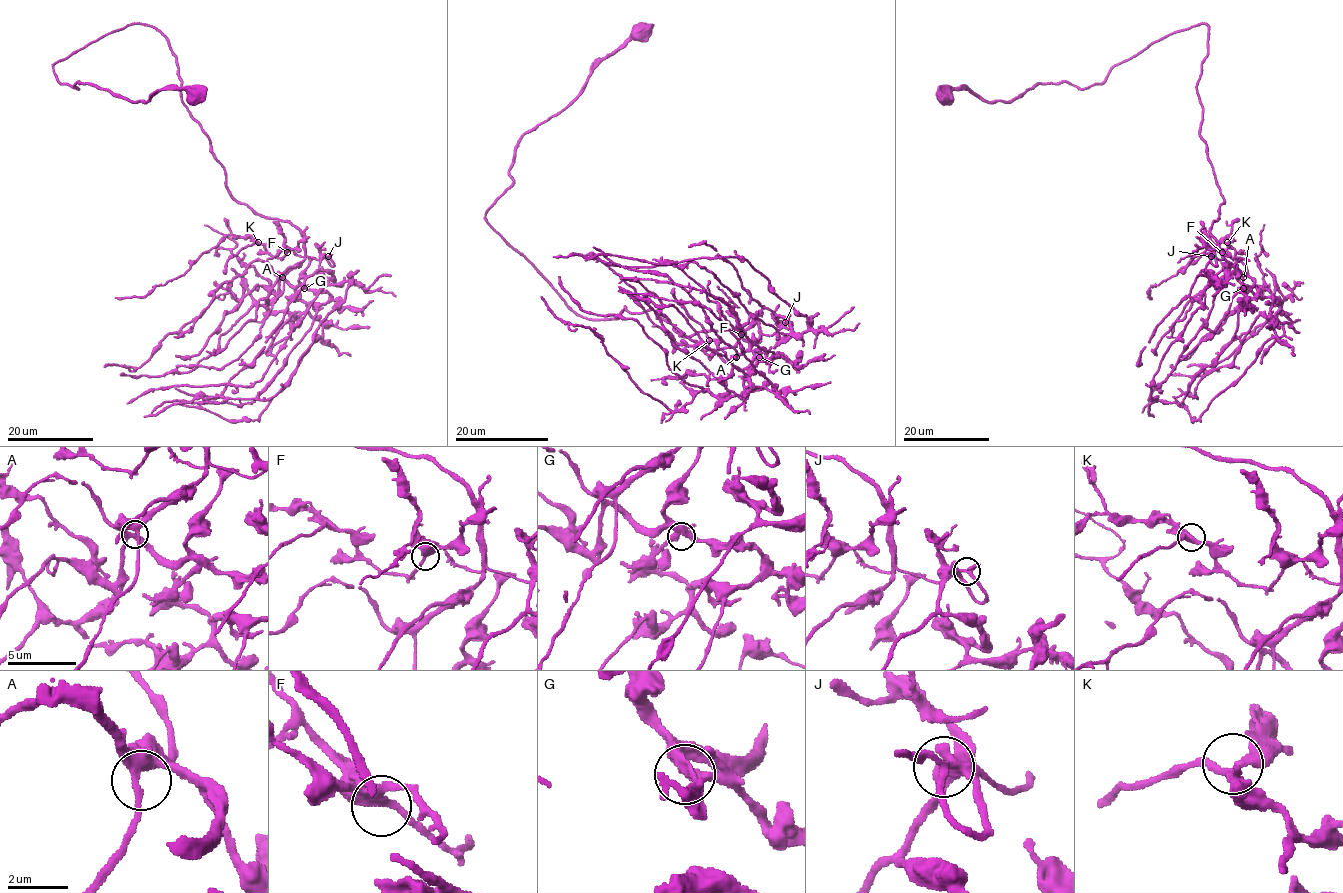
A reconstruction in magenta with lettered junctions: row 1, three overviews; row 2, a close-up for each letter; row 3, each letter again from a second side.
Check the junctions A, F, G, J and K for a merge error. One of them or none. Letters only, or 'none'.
none

